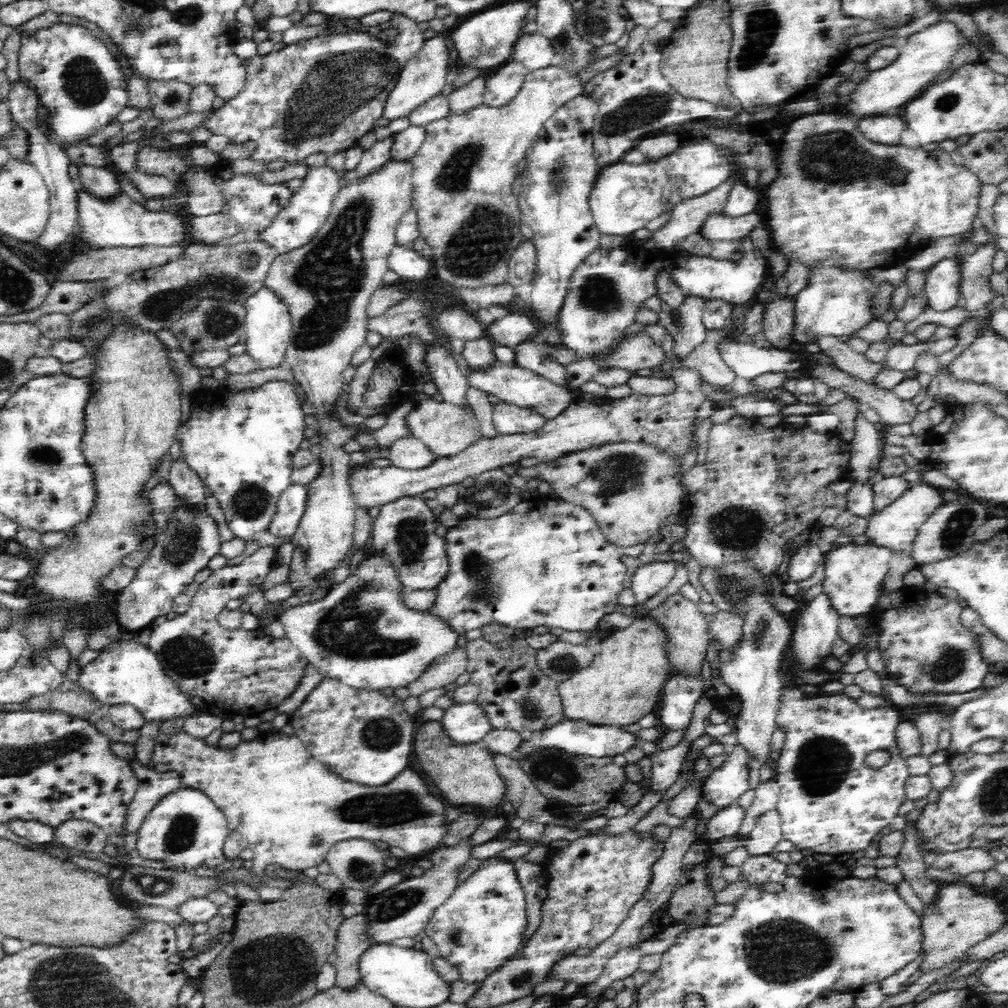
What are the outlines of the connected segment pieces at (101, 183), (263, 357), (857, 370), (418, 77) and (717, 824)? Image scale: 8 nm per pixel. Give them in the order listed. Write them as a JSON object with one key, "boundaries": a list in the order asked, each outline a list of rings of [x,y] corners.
{"boundaries":[[[[80,164],[78,167],[77,184],[82,190],[98,197],[98,199],[107,199],[117,194],[124,193],[120,189],[118,178],[107,170],[107,168],[94,168],[86,164]]],[[[266,287],[249,296],[243,305],[246,309],[243,341],[245,352],[252,357],[254,370],[275,369],[277,366],[282,366],[293,334],[292,317],[288,312],[288,305]]],[[[833,336],[816,337],[815,343],[818,344],[824,354],[832,357],[834,365],[840,370],[844,370],[848,374],[869,382],[869,384],[873,384],[878,388],[873,380],[876,374],[884,369],[883,362],[872,362],[869,353],[857,353],[848,343]]],[[[438,33],[436,36],[426,39],[420,52],[404,65],[385,103],[384,119],[392,122],[398,118],[408,117],[418,106],[442,92],[448,70],[451,68],[451,51],[448,51],[446,47],[446,39],[446,33]]],[[[738,803],[731,804],[720,809],[716,816],[707,817],[707,833],[702,840],[709,846],[717,842],[724,836],[732,836],[738,833],[742,820],[744,820],[745,810]]]]}

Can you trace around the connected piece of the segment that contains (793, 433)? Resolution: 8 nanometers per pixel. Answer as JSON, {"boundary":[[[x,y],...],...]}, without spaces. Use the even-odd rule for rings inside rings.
{"boundary":[[[737,414],[735,417],[728,419],[728,422],[712,424],[709,430],[708,447],[704,465],[708,469],[708,480],[706,484],[694,492],[687,494],[684,502],[684,512],[686,519],[684,522],[690,528],[687,528],[687,535],[683,539],[686,548],[686,554],[694,554],[698,558],[699,564],[704,567],[719,568],[724,563],[737,563],[738,561],[748,561],[760,575],[766,577],[775,577],[778,568],[782,564],[784,558],[784,546],[788,540],[792,540],[794,536],[798,536],[804,530],[813,528],[818,517],[828,506],[833,506],[835,494],[831,491],[831,484],[847,477],[848,464],[850,460],[850,444],[851,441],[845,441],[839,437],[836,428],[827,433],[818,433],[812,431],[808,425],[804,425],[801,429],[796,429],[794,425],[783,422],[778,426],[766,428],[758,422],[750,422],[747,417]]]}

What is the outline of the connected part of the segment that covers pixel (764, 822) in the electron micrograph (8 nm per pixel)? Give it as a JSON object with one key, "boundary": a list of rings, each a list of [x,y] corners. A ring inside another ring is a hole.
{"boundary":[[[768,812],[758,818],[756,826],[747,834],[745,848],[752,855],[770,854],[782,839],[781,816],[778,812]]]}

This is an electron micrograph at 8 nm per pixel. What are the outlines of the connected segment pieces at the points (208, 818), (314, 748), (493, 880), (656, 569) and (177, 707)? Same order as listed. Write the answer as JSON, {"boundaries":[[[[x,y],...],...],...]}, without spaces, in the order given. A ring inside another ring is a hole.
{"boundaries":[[[[184,788],[172,790],[170,794],[164,795],[164,798],[161,798],[145,816],[141,827],[137,830],[138,838],[134,853],[138,853],[142,858],[149,858],[171,865],[170,870],[175,870],[175,872],[185,872],[191,875],[193,875],[194,869],[200,867],[224,868],[228,865],[223,853],[223,846],[228,833],[231,831],[227,824],[225,814],[202,791],[191,793]]],[[[322,678],[291,714],[289,724],[308,752],[342,779],[368,786],[384,786],[411,764],[417,722],[404,711],[403,700],[395,695],[385,696],[381,691],[355,689],[337,680]]],[[[491,857],[434,910],[424,935],[438,945],[440,956],[458,968],[462,981],[480,983],[517,952],[528,924],[526,909],[514,862]]],[[[656,561],[639,566],[632,578],[632,591],[636,604],[645,604],[646,600],[656,596],[662,588],[670,583],[675,575],[676,561]]],[[[110,644],[102,649],[102,654],[88,662],[79,674],[79,683],[83,689],[107,705],[129,704],[142,714],[146,722],[166,722],[171,718],[187,718],[199,712],[199,707],[190,701],[190,697],[165,672],[154,651],[146,646],[132,644]]]]}

